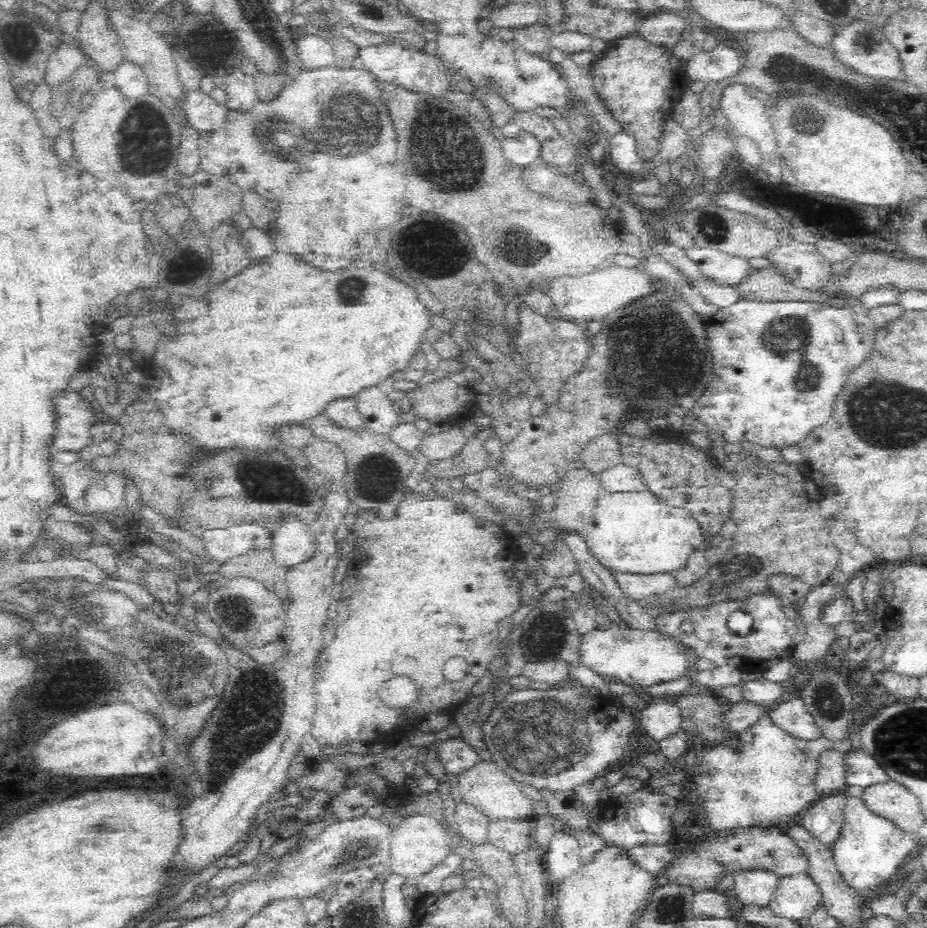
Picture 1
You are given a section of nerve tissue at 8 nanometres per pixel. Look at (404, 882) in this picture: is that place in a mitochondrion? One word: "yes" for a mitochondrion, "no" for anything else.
no

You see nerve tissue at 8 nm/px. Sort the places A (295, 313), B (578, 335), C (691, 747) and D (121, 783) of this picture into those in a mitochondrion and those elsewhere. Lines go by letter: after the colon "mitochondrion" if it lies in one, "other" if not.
A: other
B: other
C: other
D: other

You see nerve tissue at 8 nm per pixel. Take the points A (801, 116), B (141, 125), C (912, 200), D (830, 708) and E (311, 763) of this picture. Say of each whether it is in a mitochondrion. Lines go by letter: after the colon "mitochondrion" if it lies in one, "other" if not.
A: mitochondrion
B: mitochondrion
C: other
D: mitochondrion
E: other

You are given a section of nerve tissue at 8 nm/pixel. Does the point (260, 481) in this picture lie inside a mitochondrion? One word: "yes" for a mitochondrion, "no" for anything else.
yes

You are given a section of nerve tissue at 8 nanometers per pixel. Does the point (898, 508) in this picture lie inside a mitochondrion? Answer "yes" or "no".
no

